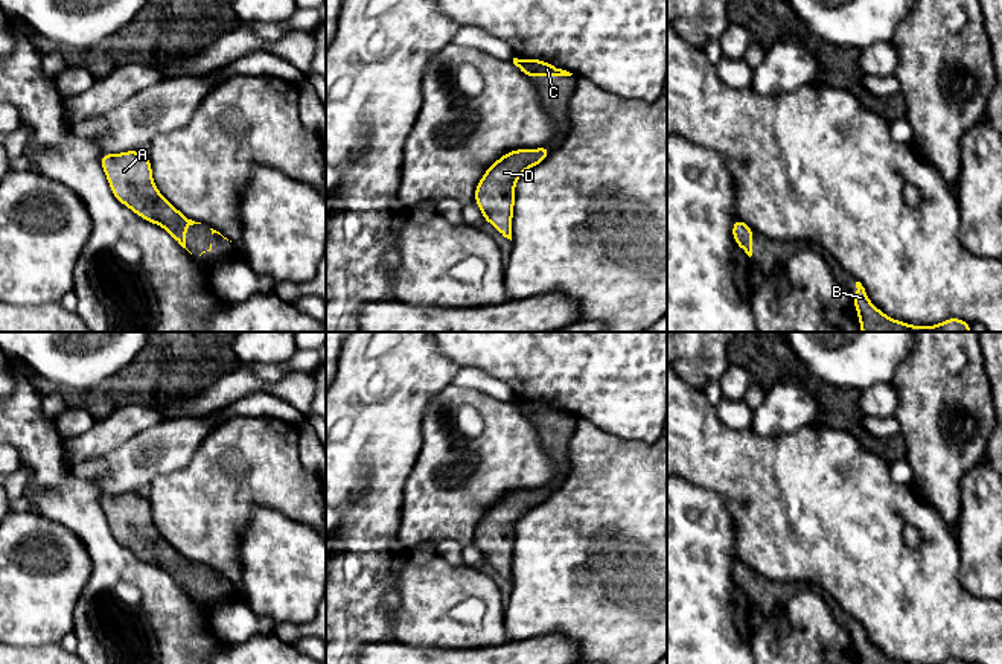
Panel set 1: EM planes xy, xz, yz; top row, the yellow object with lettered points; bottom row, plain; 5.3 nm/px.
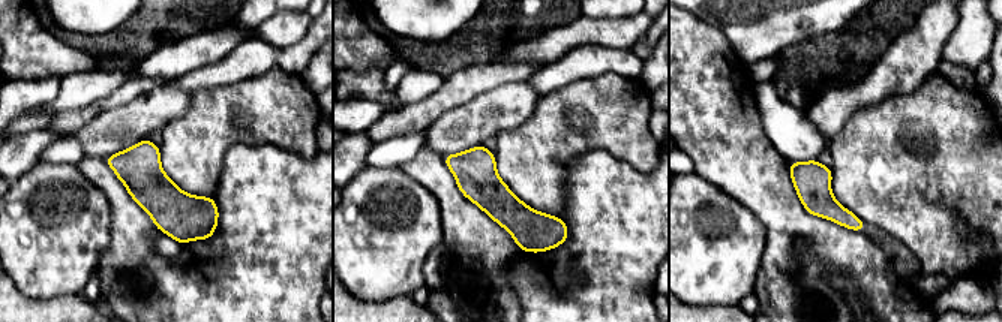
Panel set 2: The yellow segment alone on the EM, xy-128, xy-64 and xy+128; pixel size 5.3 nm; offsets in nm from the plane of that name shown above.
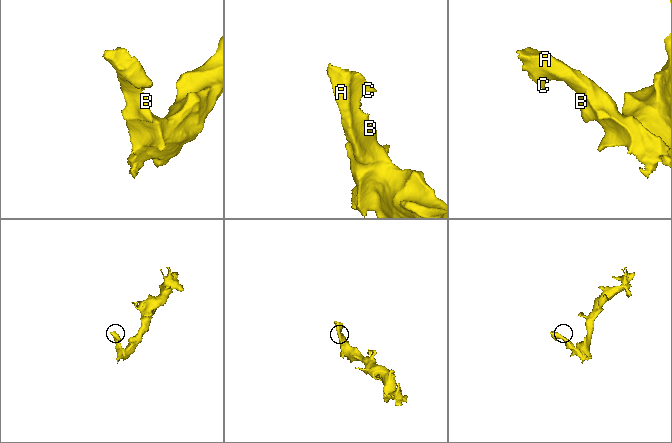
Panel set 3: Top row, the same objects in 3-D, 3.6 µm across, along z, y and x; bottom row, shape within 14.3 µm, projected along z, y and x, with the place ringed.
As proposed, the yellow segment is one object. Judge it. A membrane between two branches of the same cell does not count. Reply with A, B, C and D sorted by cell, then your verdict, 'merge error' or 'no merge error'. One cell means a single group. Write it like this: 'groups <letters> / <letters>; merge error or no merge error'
groups A B C D; no merge error

